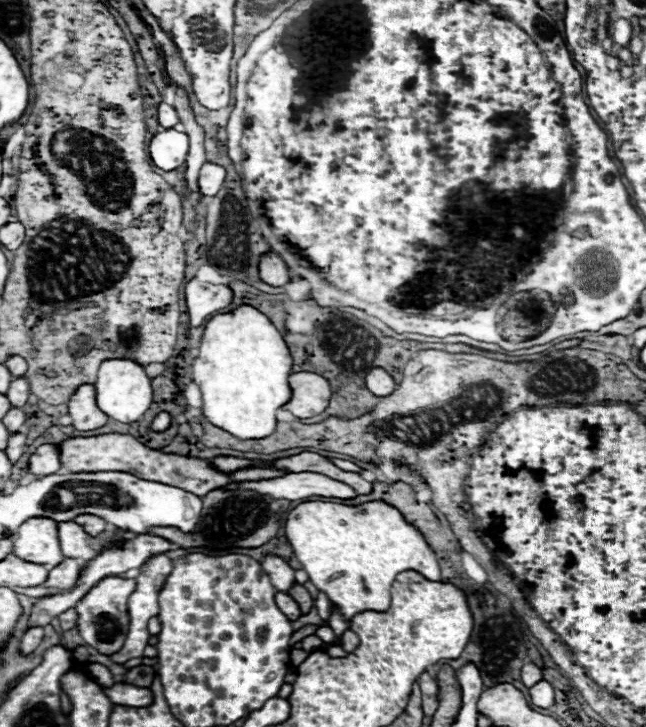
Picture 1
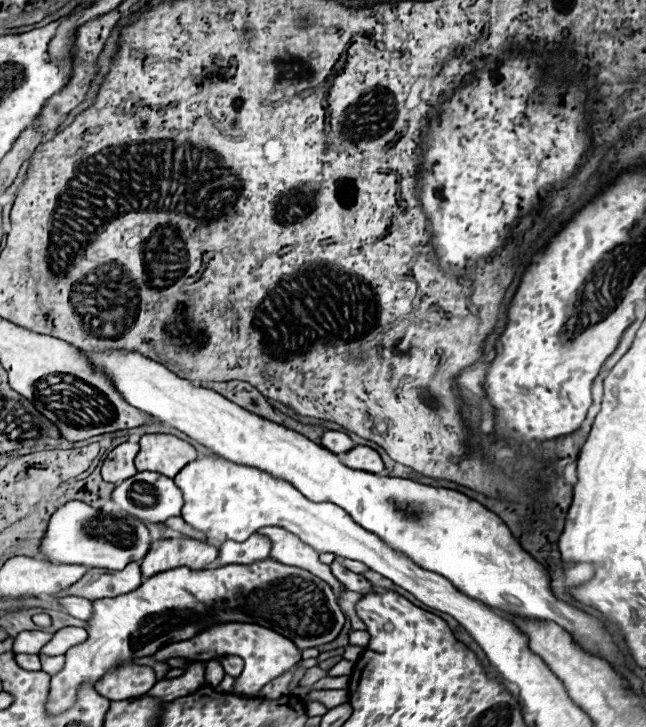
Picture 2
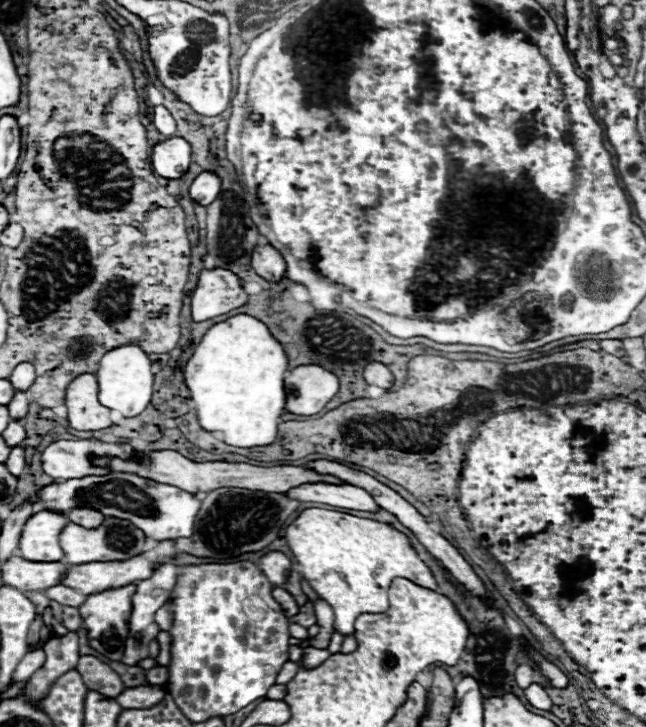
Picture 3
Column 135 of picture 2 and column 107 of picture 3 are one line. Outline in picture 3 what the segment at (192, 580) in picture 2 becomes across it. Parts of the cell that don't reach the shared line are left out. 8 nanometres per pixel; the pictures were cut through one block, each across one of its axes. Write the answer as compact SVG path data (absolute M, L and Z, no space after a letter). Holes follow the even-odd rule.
M136 584L124 586L120 590L104 590L104 594L90 594L86 602L80 606L80 616L86 622L88 642L94 650L98 650L108 660L120 662L124 654L124 642L128 636L128 622L132 614L132 596L136 592Z

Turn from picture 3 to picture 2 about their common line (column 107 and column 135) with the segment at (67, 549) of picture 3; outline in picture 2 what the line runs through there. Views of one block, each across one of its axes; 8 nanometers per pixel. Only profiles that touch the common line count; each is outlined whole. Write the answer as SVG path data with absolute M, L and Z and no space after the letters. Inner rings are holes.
M72 500L60 506L48 524L42 540L42 554L46 560L56 564L80 564L88 568L108 568L122 570L126 564L142 560L150 550L152 538L138 518L130 514L92 514L92 508L84 502Z

